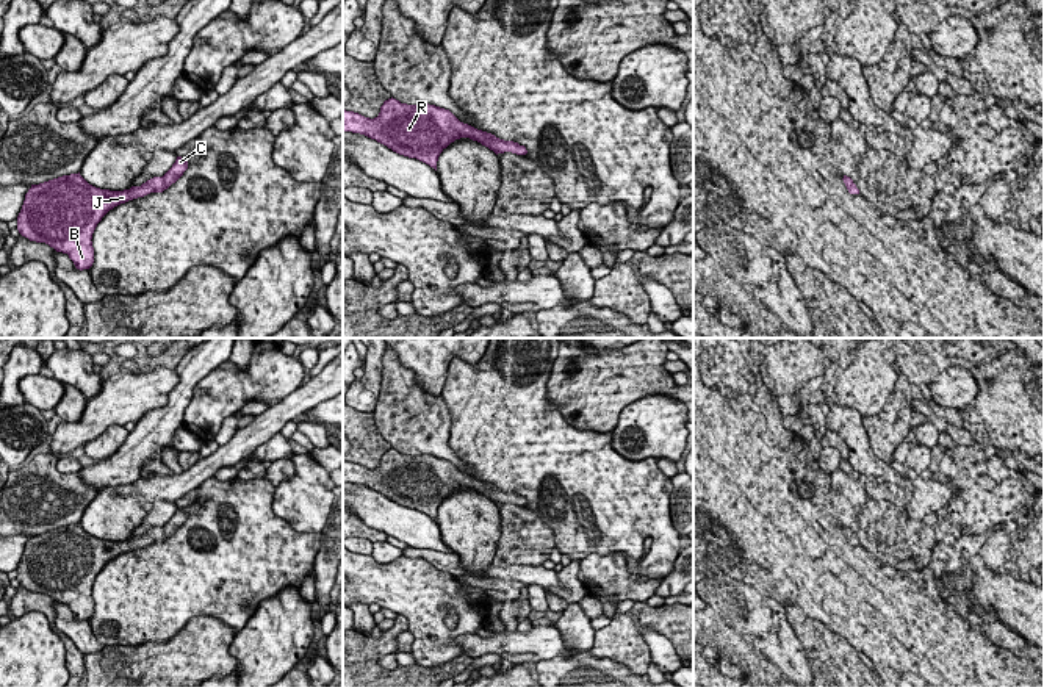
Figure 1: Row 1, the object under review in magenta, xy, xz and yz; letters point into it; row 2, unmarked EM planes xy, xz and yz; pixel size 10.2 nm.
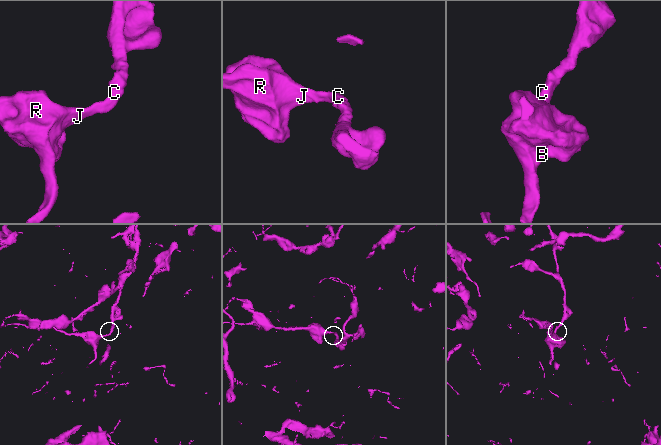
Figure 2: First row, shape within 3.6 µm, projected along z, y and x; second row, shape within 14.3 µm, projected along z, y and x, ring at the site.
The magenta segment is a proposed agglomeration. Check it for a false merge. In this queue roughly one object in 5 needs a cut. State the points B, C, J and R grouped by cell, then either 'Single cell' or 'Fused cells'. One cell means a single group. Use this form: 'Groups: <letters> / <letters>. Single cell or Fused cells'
Groups: B C J R. Single cell

